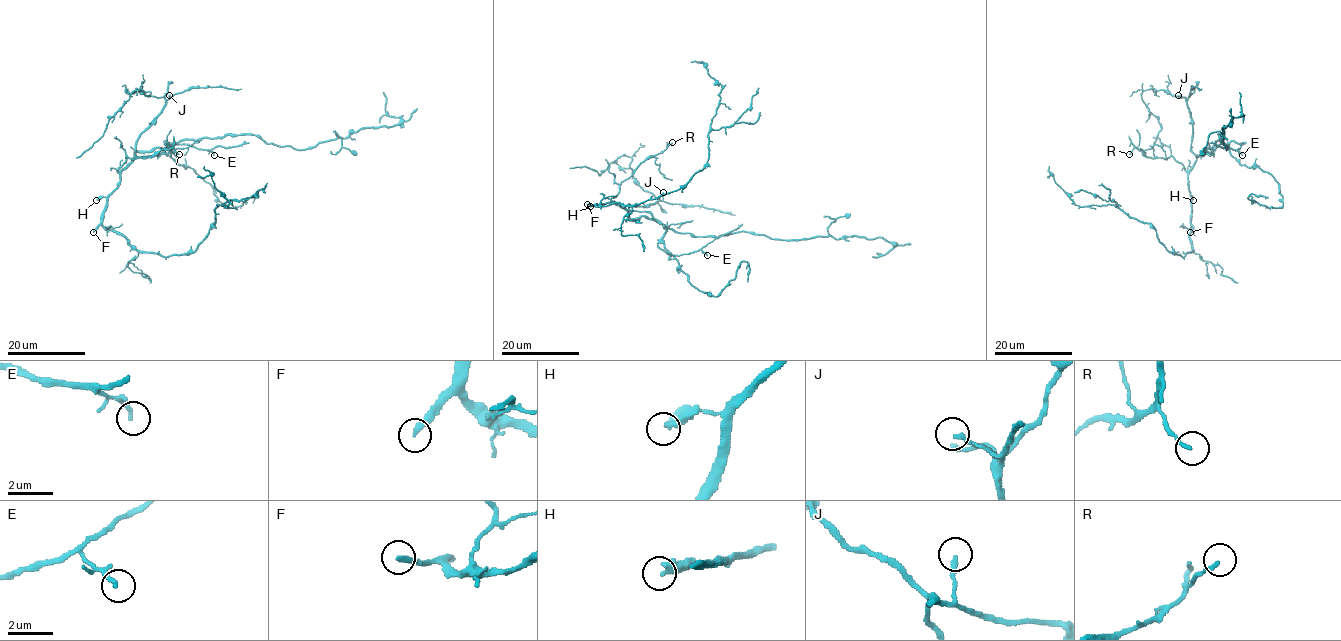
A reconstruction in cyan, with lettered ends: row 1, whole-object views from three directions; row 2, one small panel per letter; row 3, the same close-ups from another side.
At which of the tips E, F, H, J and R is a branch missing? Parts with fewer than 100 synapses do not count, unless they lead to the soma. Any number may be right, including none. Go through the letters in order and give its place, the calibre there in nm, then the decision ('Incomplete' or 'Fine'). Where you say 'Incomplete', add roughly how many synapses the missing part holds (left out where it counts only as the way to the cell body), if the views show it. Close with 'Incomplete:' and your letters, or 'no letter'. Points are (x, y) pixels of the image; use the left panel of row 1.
E: Place: (214, 155). Thickness 170 nm. Fine
F: Place: (93, 232). Thickness 240 nm. Incomplete
H: Place: (96, 200). Thickness 320 nm. Fine
J: Place: (169, 95). Thickness 200 nm. Fine
R: Place: (179, 154). Thickness 160 nm. Fine
Incomplete: F

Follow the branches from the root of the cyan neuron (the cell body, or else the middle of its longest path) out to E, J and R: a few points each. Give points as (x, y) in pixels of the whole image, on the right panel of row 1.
E: (1192, 169), (1198, 156), (1209, 154), (1221, 143), (1233, 140), (1242, 144), (1236, 149), (1242, 155)
J: (1192, 169), (1196, 157), (1190, 148), (1191, 113), (1187, 100), (1178, 95)
R: (1192, 169), (1186, 170), (1172, 156), (1150, 158), (1135, 147), (1129, 154)

